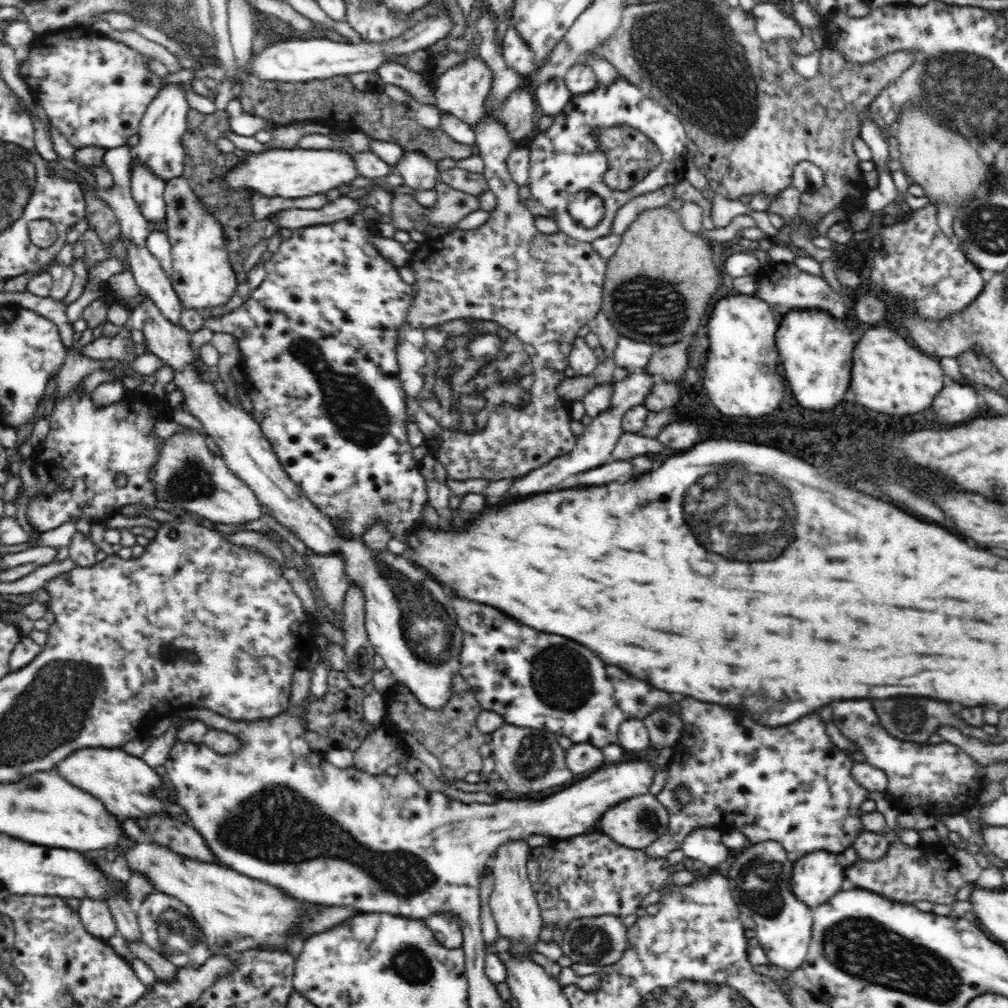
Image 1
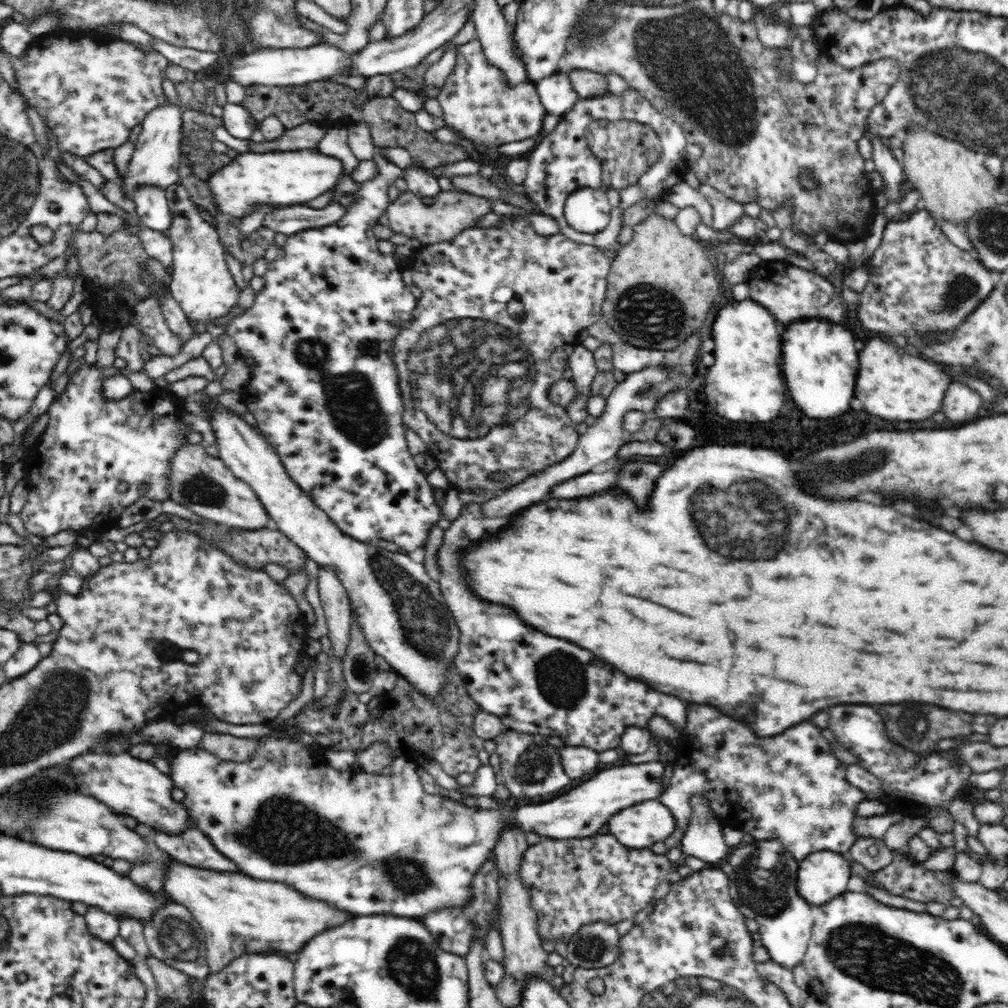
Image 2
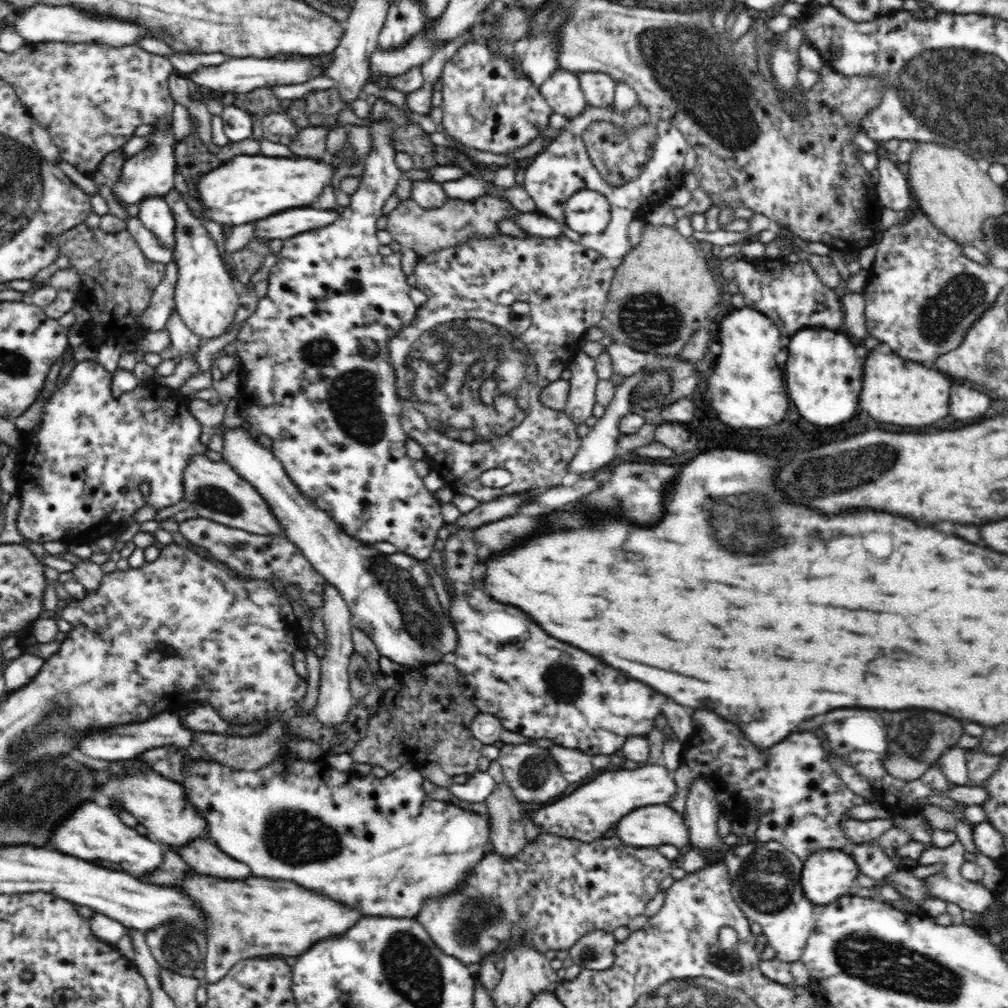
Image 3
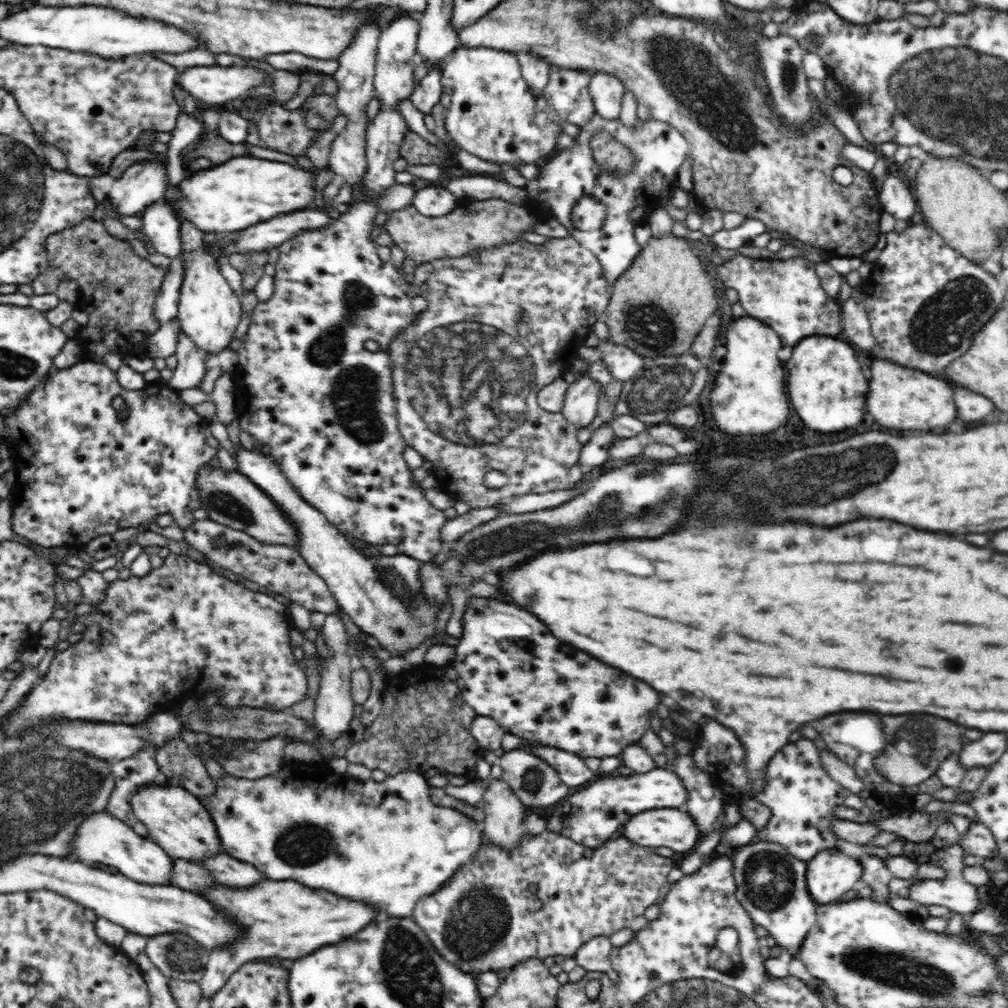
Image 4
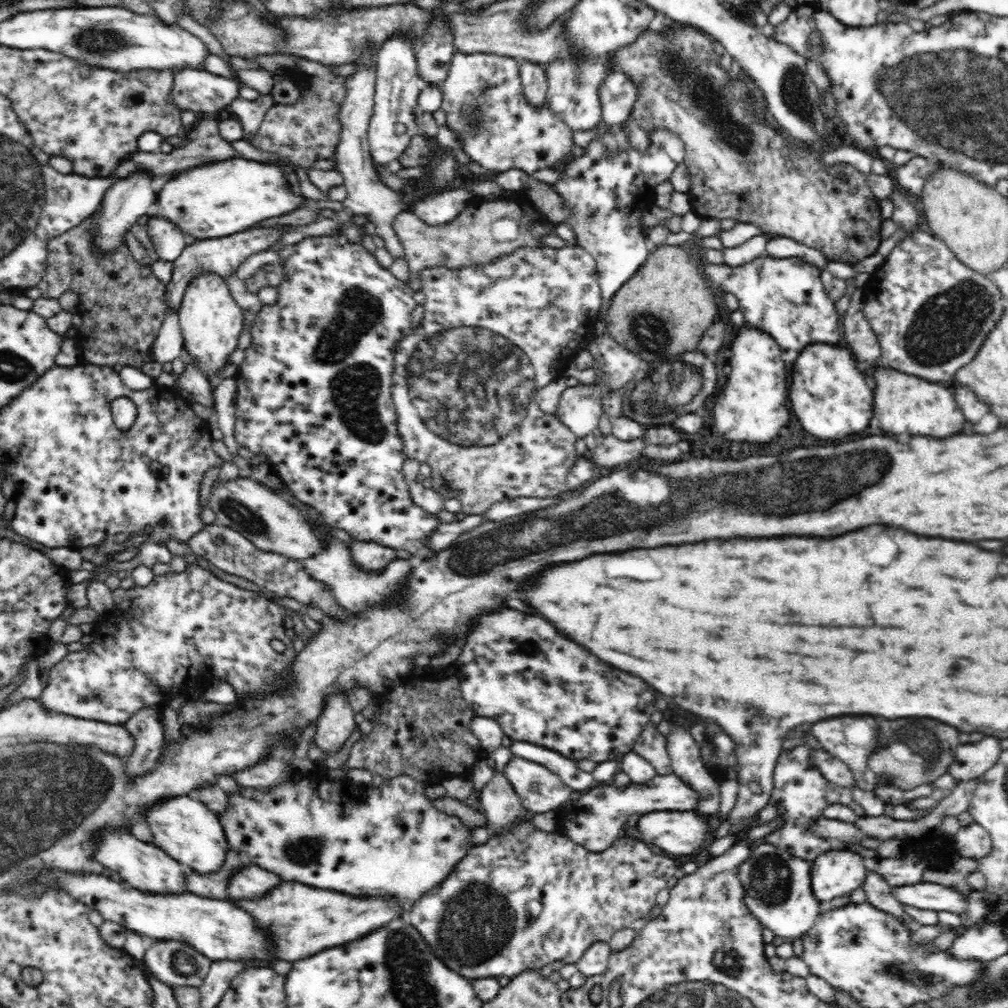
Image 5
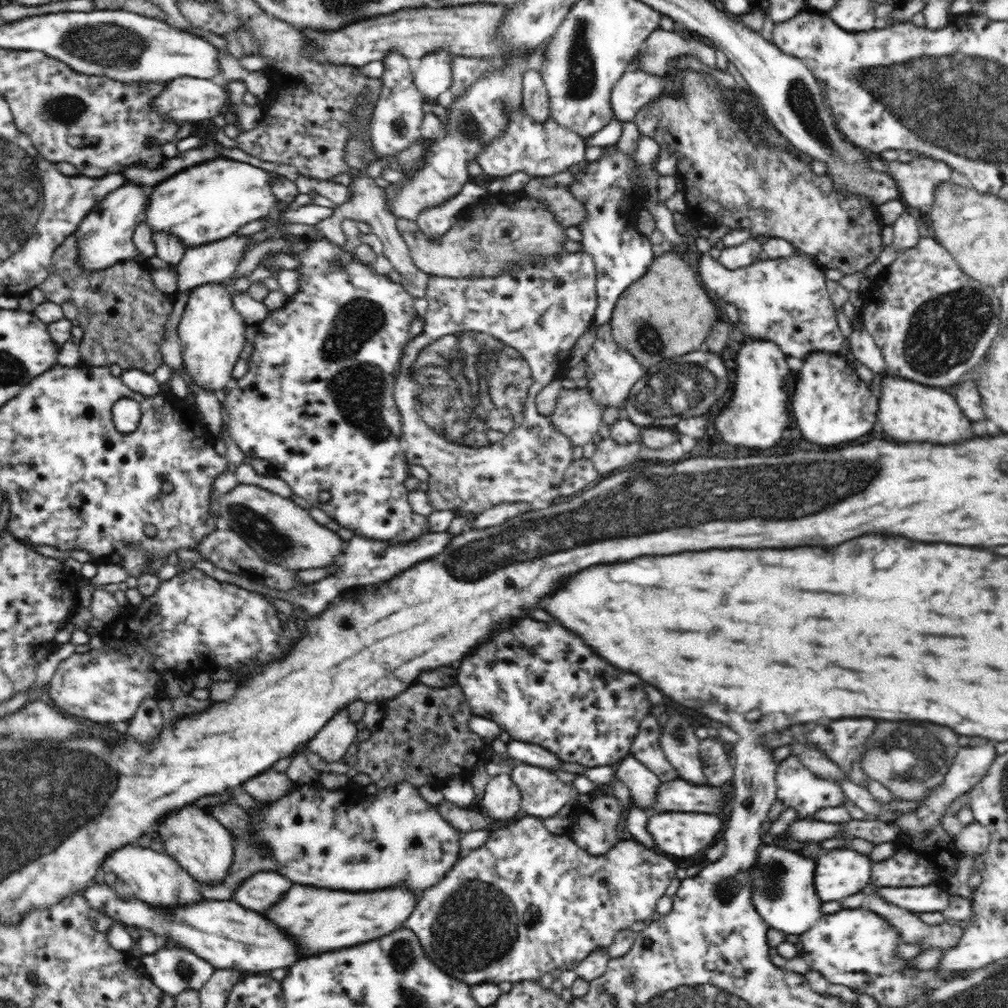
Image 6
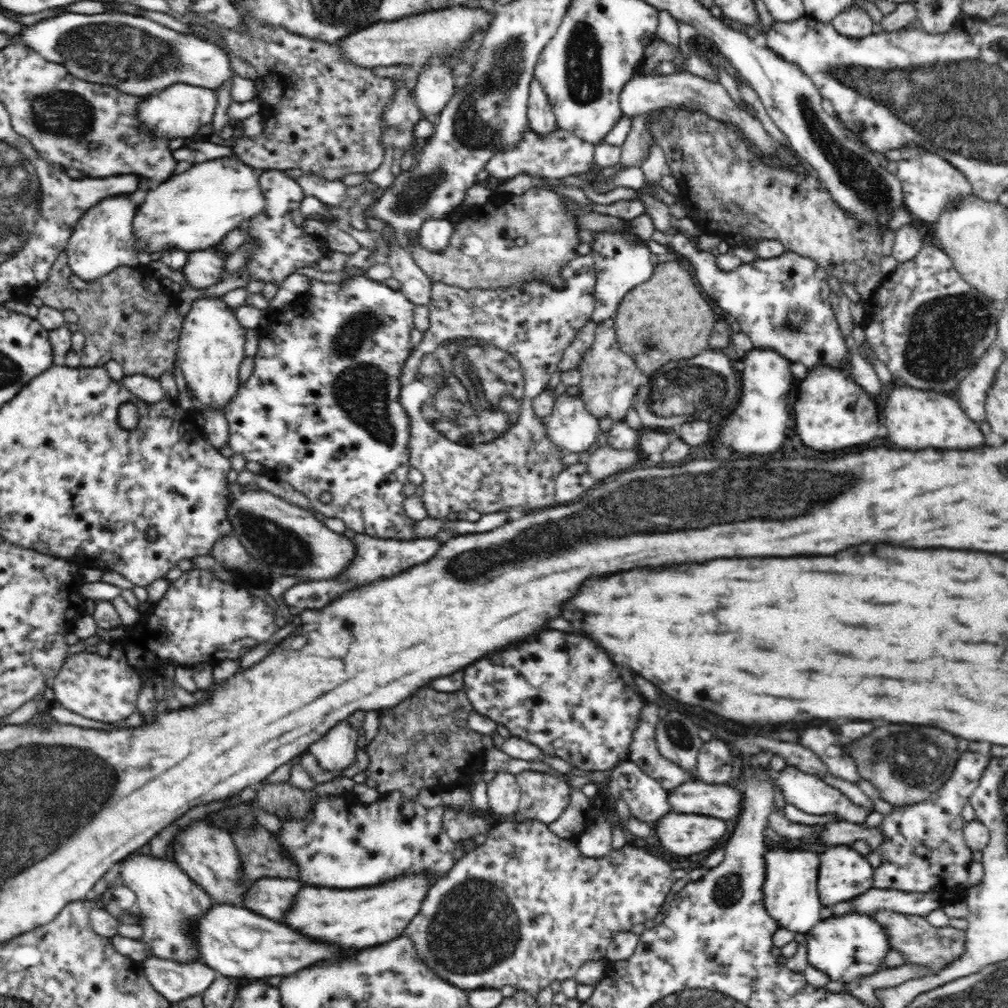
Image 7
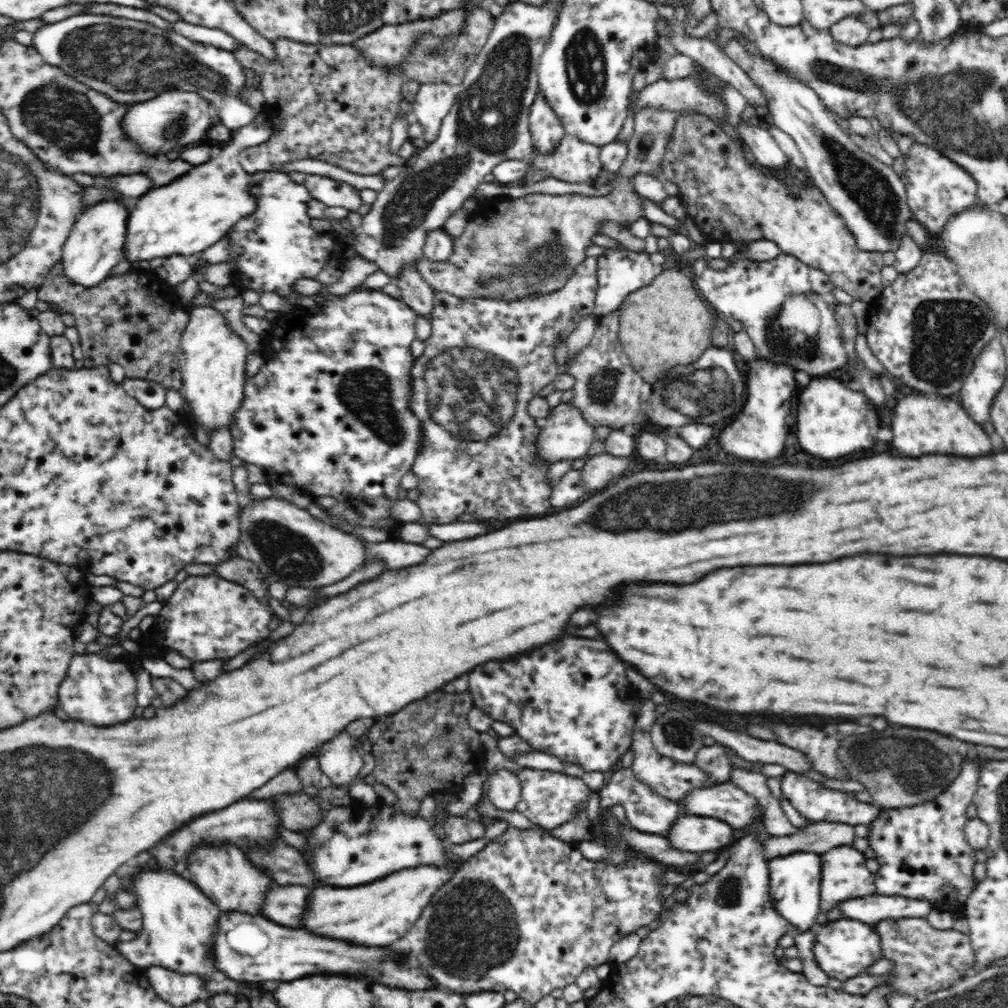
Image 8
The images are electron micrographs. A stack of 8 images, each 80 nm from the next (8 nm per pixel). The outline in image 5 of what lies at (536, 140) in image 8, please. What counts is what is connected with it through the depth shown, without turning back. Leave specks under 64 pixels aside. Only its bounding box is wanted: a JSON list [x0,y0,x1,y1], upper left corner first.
[520,60,548,108]

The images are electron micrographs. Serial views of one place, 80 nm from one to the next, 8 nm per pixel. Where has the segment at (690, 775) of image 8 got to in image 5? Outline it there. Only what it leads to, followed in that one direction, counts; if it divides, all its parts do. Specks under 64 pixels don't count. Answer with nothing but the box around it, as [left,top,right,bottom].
[633,721,673,775]

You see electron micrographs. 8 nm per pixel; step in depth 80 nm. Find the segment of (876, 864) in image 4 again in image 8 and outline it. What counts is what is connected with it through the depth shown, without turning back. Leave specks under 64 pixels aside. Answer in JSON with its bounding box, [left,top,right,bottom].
[876,918,976,1001]

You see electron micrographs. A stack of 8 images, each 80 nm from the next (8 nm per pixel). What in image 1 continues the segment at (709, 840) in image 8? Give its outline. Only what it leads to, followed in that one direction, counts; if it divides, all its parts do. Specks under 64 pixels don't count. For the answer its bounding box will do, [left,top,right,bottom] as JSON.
[597,793,668,850]

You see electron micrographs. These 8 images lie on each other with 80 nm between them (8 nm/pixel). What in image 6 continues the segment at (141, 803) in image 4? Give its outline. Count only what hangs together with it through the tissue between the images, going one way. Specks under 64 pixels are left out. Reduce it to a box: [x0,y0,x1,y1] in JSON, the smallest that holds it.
[156,806,235,884]

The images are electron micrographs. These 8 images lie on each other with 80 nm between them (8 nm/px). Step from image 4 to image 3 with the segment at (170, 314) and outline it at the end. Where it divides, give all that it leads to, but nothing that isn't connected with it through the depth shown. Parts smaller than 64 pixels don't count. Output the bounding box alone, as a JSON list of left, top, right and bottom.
[141,258,178,334]

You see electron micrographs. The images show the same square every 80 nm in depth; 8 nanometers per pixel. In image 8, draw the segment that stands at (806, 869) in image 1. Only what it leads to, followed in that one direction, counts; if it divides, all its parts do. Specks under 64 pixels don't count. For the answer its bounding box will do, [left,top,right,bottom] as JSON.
[820,846,876,914]

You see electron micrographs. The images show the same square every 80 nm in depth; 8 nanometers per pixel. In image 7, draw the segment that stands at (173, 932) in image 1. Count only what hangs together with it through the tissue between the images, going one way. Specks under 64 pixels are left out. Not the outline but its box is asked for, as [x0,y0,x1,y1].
[142,956,215,1005]

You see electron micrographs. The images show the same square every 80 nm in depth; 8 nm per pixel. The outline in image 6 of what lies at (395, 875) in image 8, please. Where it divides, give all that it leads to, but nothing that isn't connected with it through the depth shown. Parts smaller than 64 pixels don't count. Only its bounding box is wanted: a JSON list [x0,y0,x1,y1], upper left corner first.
[262,884,416,954]

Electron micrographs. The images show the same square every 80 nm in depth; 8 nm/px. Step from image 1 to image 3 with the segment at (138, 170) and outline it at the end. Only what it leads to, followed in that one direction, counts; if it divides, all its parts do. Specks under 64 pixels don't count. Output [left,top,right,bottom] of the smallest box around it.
[138,196,176,250]

